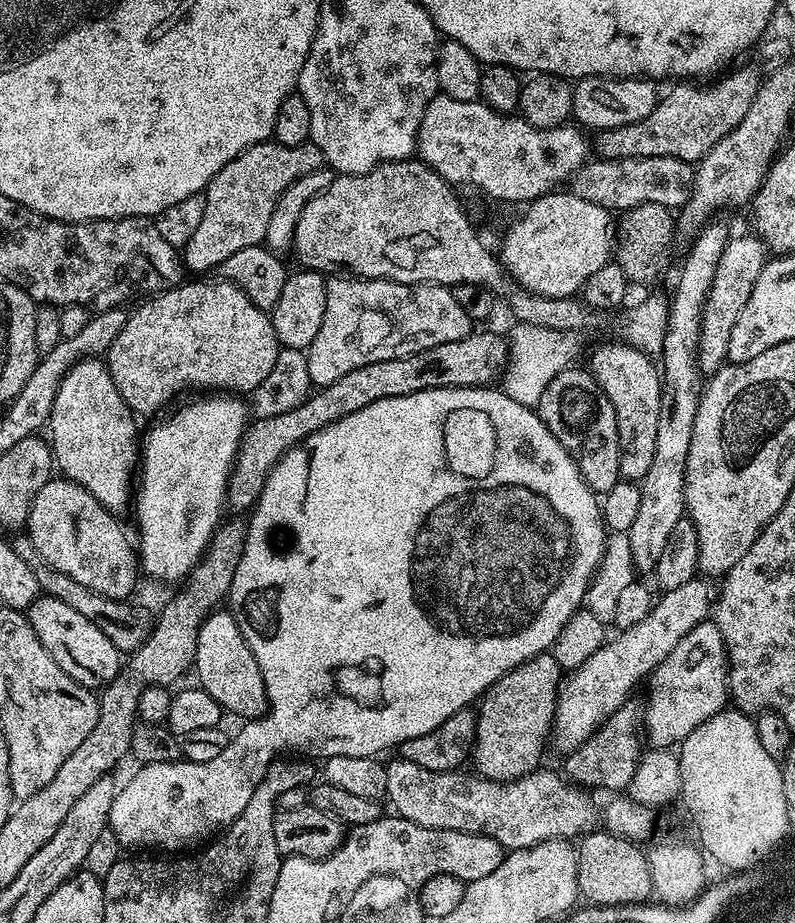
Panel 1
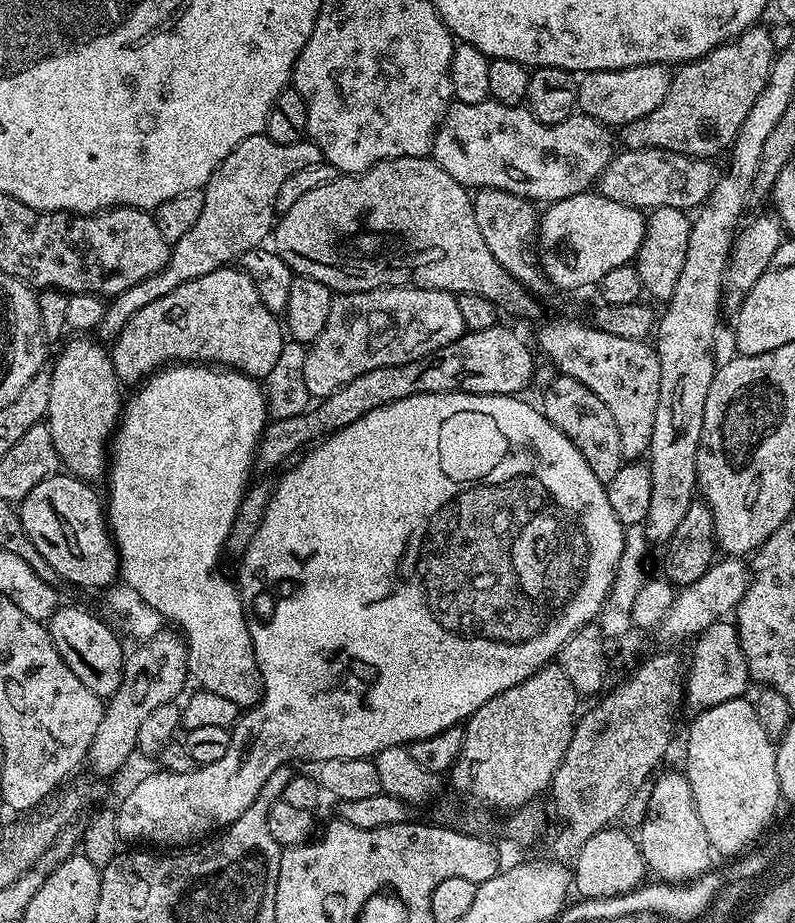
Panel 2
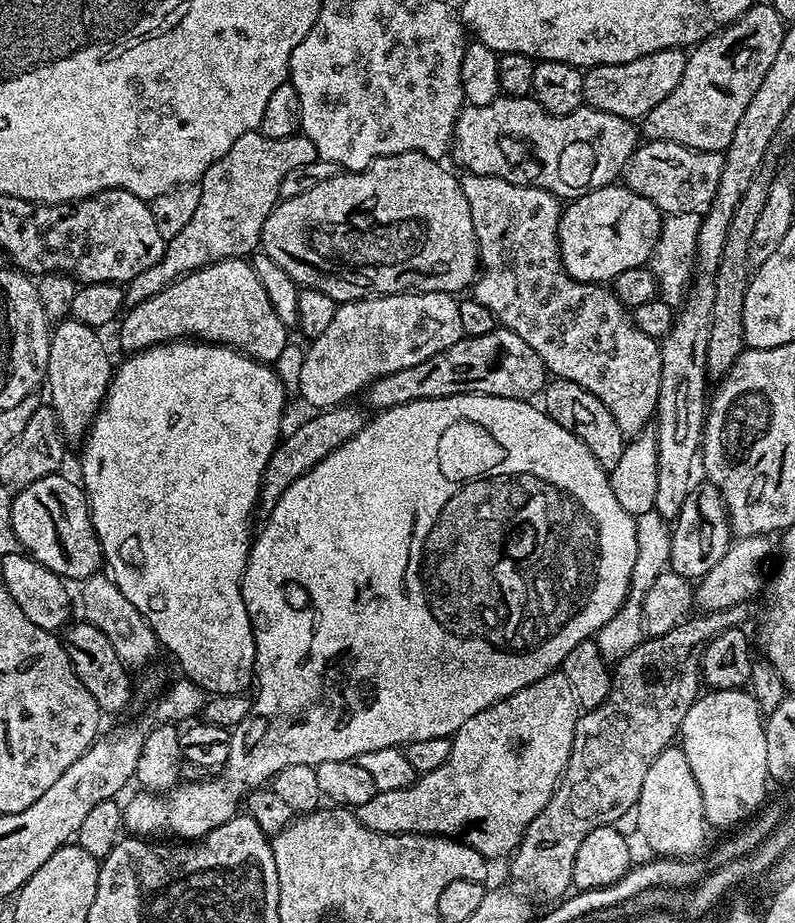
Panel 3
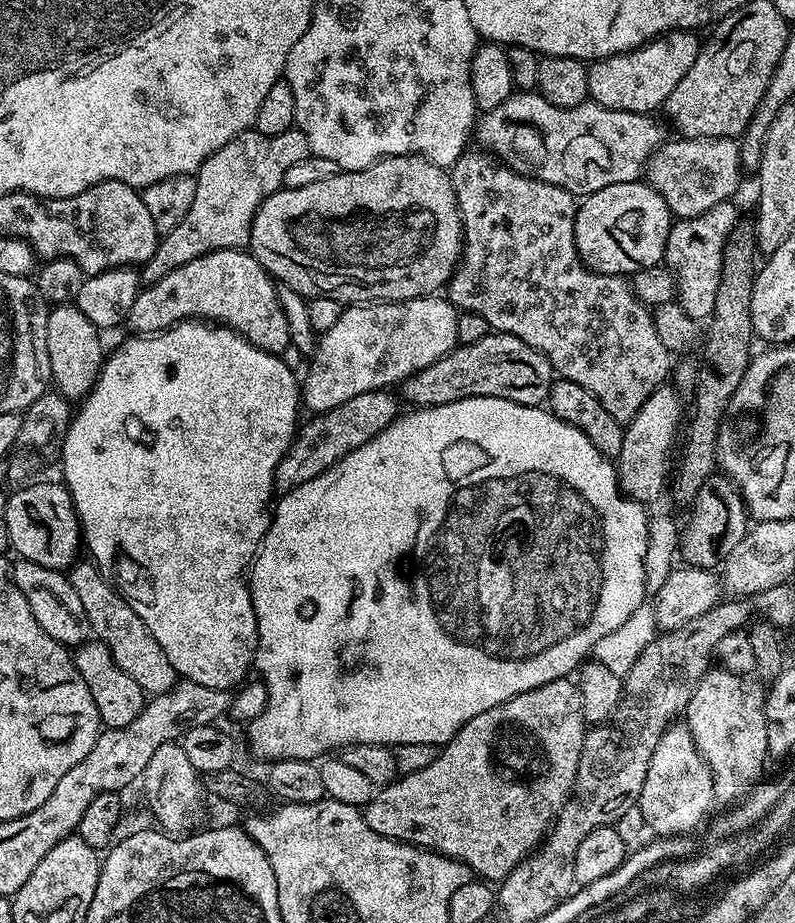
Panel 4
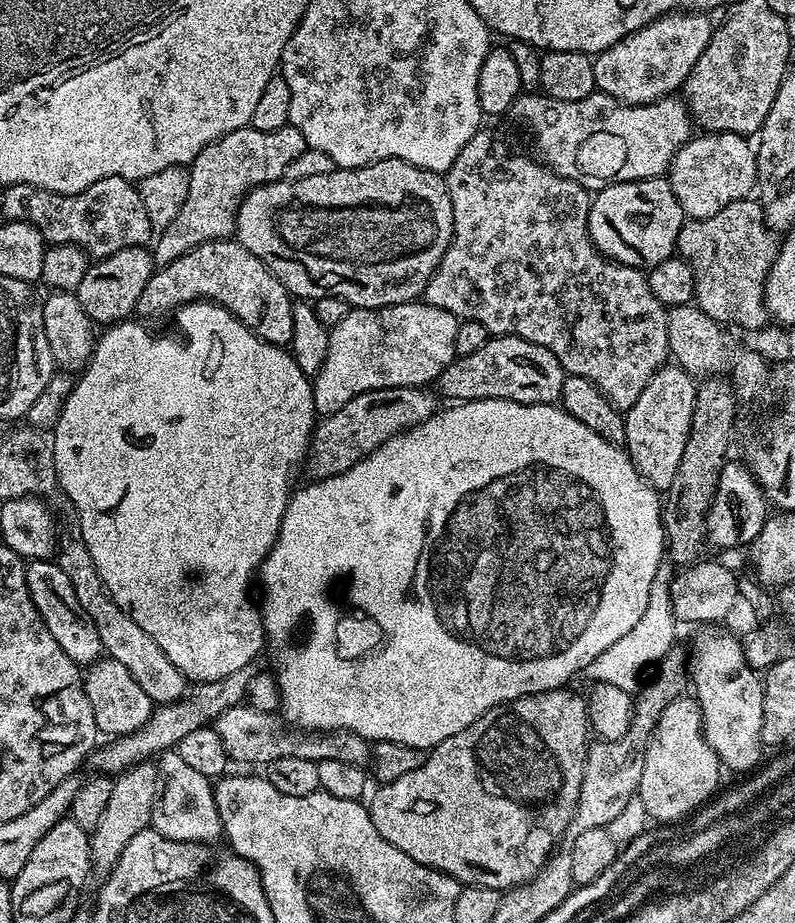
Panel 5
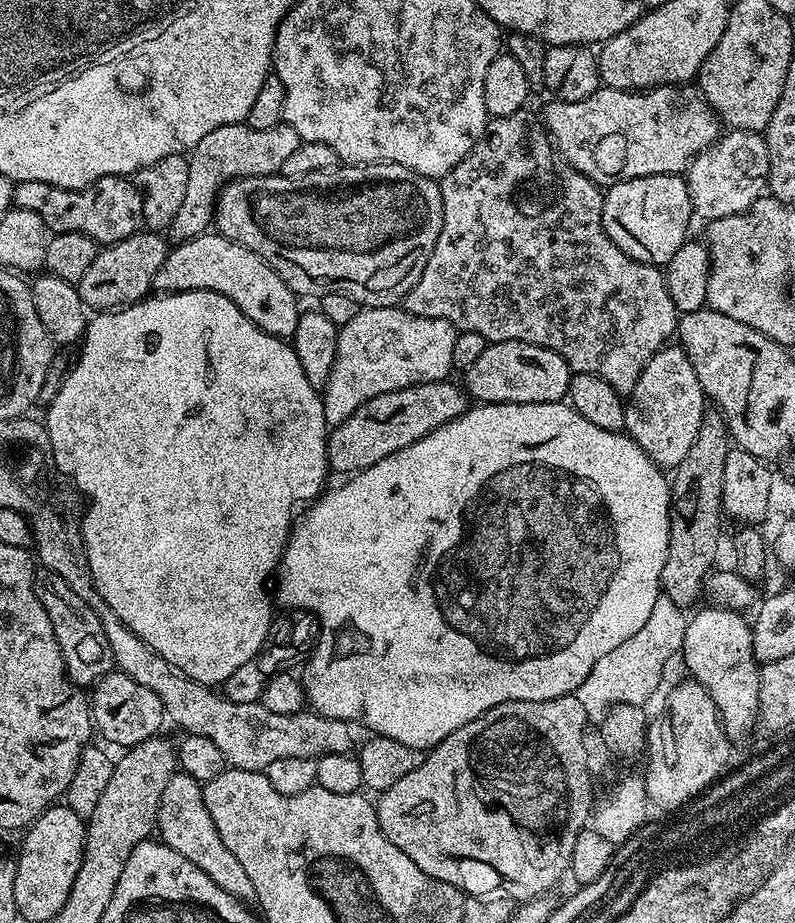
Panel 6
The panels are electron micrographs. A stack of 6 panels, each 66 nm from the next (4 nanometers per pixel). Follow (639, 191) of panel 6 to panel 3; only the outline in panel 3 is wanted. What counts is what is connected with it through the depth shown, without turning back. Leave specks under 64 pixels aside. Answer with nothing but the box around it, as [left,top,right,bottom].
[556,182,662,284]

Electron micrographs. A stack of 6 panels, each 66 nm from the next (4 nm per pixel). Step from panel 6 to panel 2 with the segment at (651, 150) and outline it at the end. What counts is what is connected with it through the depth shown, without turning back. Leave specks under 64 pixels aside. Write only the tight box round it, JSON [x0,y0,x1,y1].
[430,98,614,202]

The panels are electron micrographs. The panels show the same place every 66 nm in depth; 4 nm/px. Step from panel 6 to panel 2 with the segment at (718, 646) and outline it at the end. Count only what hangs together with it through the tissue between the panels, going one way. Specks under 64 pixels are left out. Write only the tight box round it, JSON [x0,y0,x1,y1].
[686,699,779,858]

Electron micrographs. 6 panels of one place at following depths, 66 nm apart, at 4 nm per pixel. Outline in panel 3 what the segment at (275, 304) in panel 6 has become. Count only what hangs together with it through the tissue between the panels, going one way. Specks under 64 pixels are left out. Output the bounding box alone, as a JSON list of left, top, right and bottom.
[119,258,290,366]

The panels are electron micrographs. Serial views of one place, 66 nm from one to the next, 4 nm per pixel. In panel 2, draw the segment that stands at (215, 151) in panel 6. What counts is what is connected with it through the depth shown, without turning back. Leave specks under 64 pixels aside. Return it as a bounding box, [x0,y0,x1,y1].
[98,135,322,341]

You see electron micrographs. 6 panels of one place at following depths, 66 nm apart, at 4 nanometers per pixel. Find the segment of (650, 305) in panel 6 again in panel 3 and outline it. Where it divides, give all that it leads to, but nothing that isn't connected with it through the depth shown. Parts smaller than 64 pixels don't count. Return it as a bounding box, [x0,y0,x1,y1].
[459,172,662,437]

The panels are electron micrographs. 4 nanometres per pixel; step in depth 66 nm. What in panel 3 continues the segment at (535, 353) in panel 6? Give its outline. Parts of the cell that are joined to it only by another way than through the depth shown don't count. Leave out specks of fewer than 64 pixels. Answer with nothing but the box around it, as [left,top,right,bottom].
[362,327,546,410]

